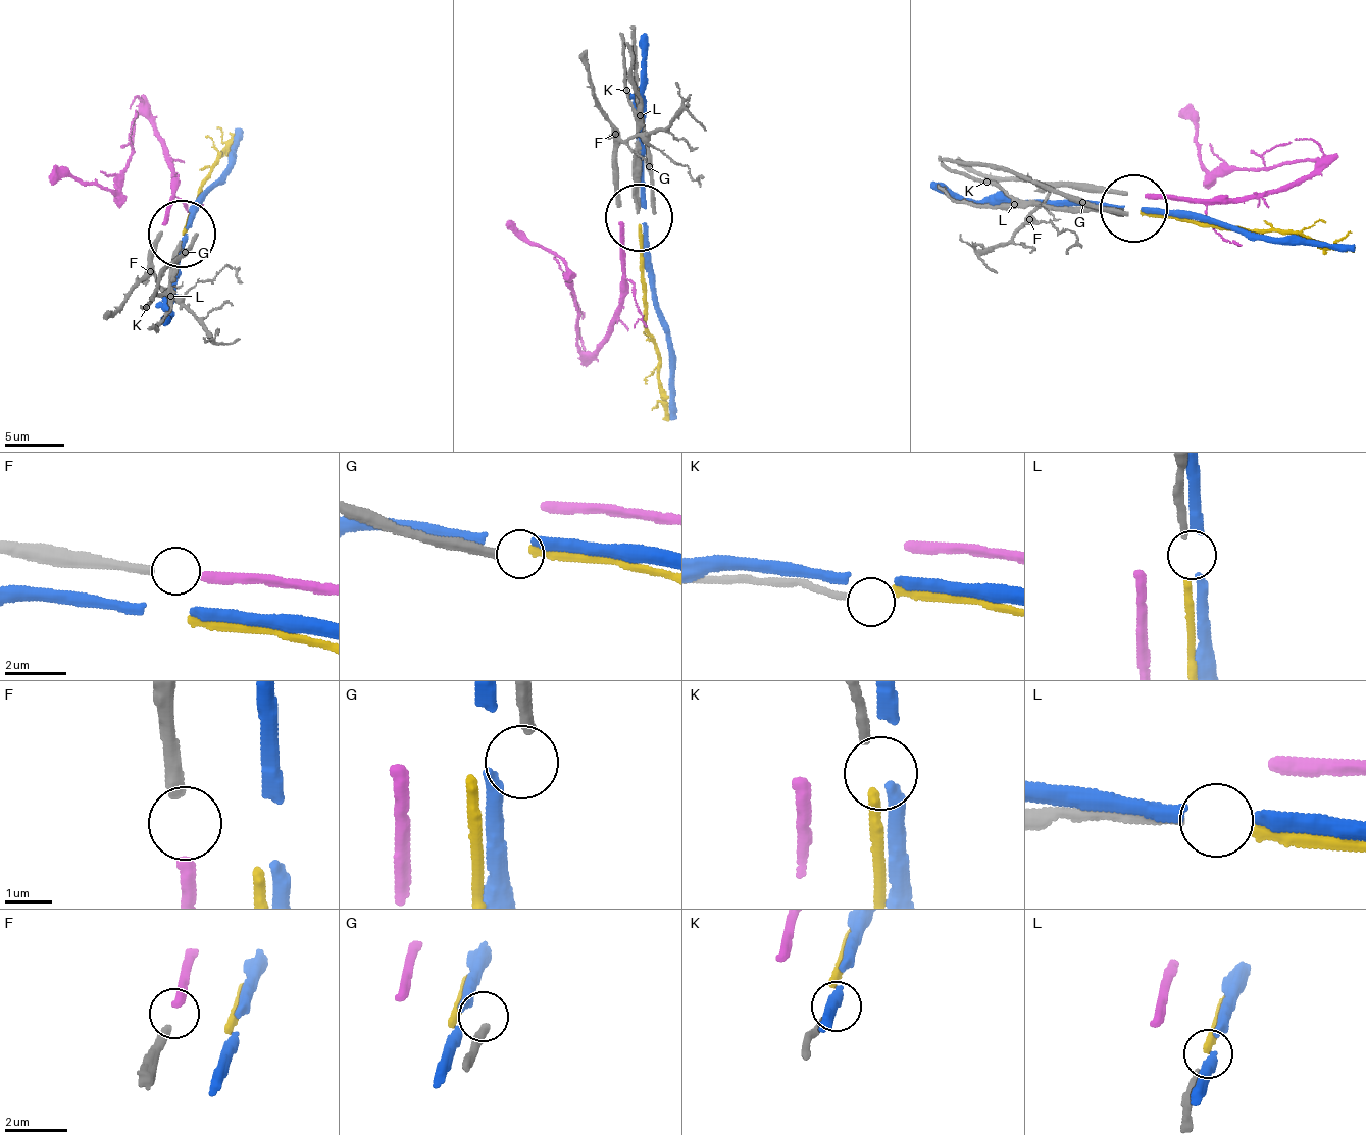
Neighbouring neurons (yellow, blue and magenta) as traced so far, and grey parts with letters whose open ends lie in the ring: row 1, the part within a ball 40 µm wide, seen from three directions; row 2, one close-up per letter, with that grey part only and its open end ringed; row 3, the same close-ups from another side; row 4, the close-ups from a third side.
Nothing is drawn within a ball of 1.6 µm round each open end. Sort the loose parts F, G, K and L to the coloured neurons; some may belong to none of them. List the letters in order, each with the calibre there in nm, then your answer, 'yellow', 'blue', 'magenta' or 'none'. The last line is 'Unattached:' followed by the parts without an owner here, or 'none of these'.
F: calibre 320 nm; magenta
G: calibre 300 nm; none
K: calibre 200 nm; none
L: calibre 200 nm; yellow
Unattached: G, K

